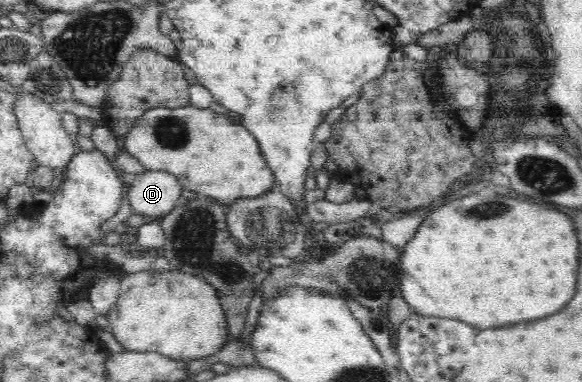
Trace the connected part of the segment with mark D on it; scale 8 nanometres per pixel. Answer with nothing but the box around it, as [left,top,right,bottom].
[128,170,183,217]

